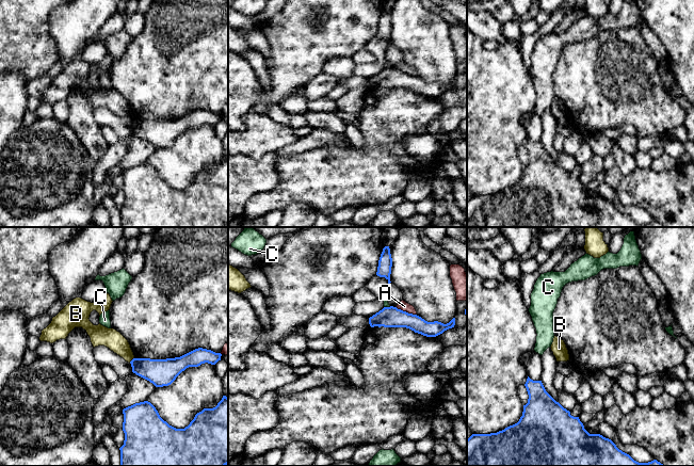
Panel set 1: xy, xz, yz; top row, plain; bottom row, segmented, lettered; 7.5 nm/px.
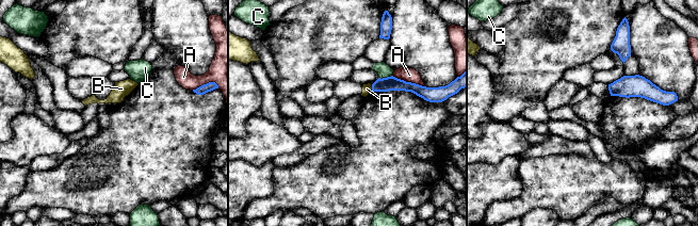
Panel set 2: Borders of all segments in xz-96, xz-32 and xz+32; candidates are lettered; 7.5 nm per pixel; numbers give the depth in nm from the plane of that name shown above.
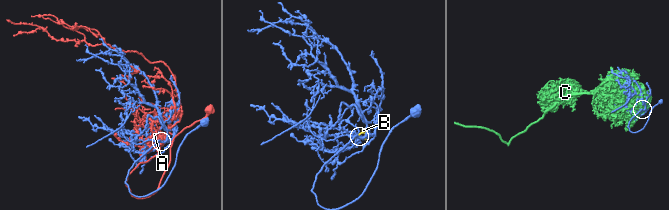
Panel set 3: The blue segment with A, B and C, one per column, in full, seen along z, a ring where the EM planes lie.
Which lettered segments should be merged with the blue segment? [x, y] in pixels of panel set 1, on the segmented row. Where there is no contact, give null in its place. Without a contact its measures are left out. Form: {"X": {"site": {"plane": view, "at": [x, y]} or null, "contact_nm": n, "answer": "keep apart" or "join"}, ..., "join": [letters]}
{"A": {"site": {"plane": "xz", "at": [405, 311]}, "contact_nm": 170, "answer": "keep apart"}, "B": {"site": {"plane": "xy", "at": [132, 359]}, "contact_nm": 50, "answer": "keep apart"}, "C": {"site": {"plane": "xz", "at": [387, 307]}, "contact_nm": 60, "answer": "keep apart"}, "join": []}

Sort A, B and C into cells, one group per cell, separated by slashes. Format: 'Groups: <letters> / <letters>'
Groups: A / B / C

